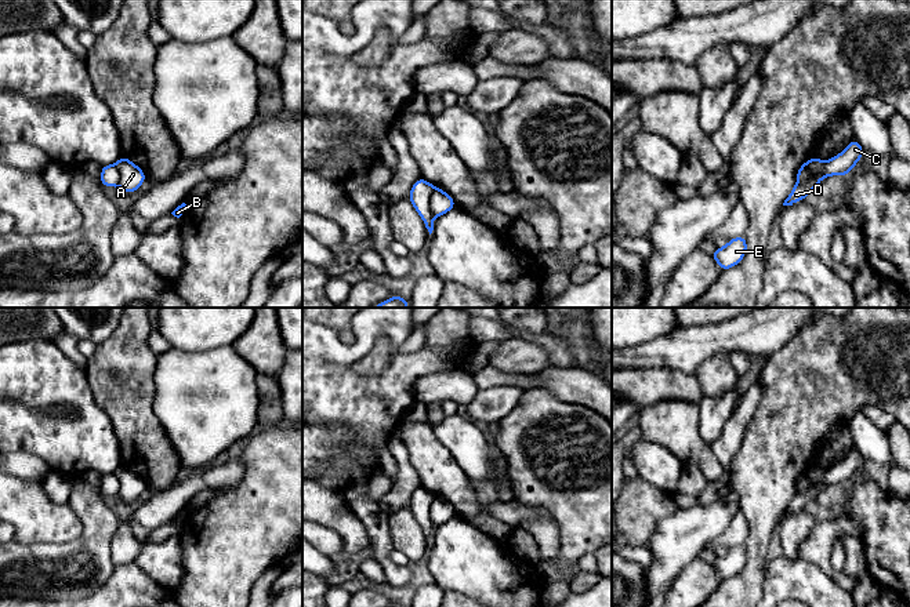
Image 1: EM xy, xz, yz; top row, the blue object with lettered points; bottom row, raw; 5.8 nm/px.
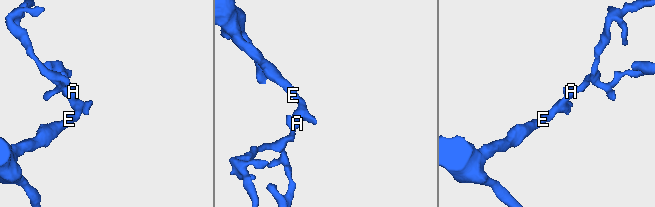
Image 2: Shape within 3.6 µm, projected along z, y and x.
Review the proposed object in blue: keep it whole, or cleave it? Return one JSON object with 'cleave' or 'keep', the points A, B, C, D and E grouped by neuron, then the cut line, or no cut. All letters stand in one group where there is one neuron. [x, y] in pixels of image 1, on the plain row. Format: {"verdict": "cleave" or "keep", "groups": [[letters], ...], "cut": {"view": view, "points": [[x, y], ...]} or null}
{"verdict": "cleave", "groups": [["A", "B", "D", "E"], ["C"]], "cut": {"view": "xz", "points": [[435, 497], [430, 508], [432, 524]]}}

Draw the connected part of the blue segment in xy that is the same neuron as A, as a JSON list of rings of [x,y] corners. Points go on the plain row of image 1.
[[[122,465],[116,475],[120,480],[119,495],[124,502],[134,502],[146,490],[145,481],[126,465]]]

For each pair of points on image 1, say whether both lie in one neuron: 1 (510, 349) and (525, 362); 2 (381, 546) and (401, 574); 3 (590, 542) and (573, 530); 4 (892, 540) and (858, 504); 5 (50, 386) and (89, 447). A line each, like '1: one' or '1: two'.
1: one
2: one
3: one
4: one
5: one

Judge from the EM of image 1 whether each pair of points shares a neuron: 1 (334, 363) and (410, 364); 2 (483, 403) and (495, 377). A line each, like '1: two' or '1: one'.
1: one
2: two

